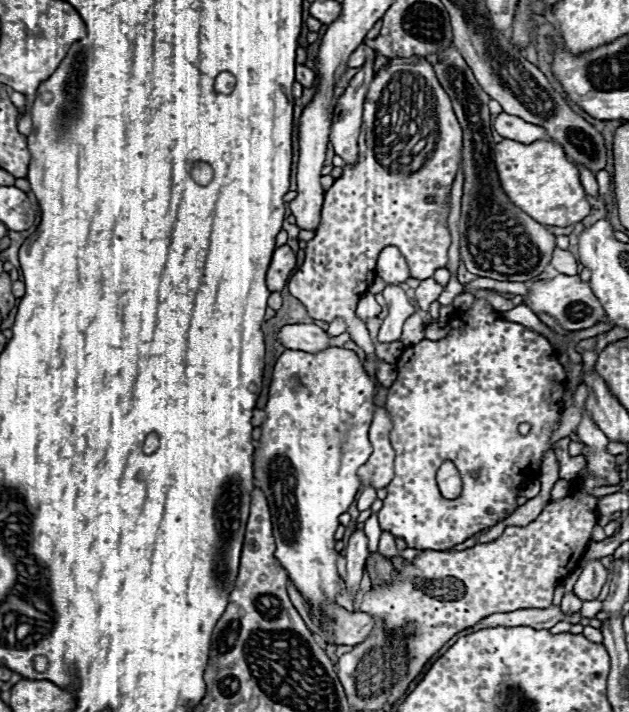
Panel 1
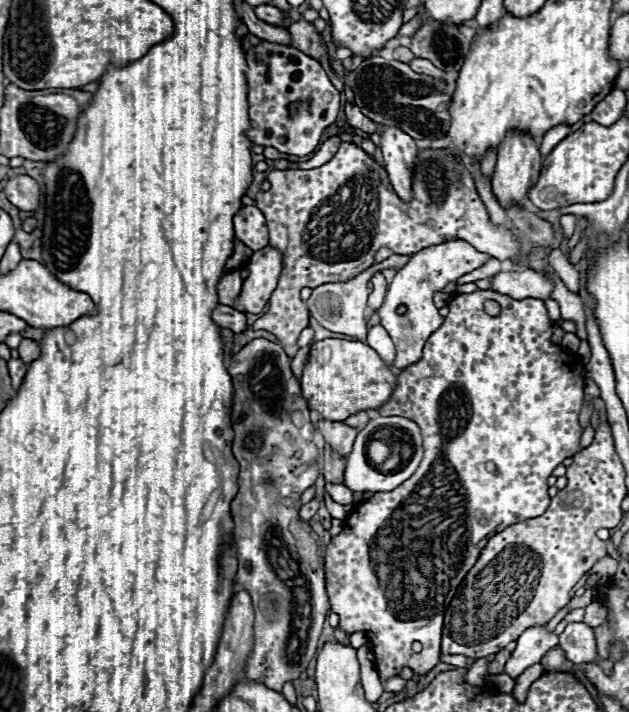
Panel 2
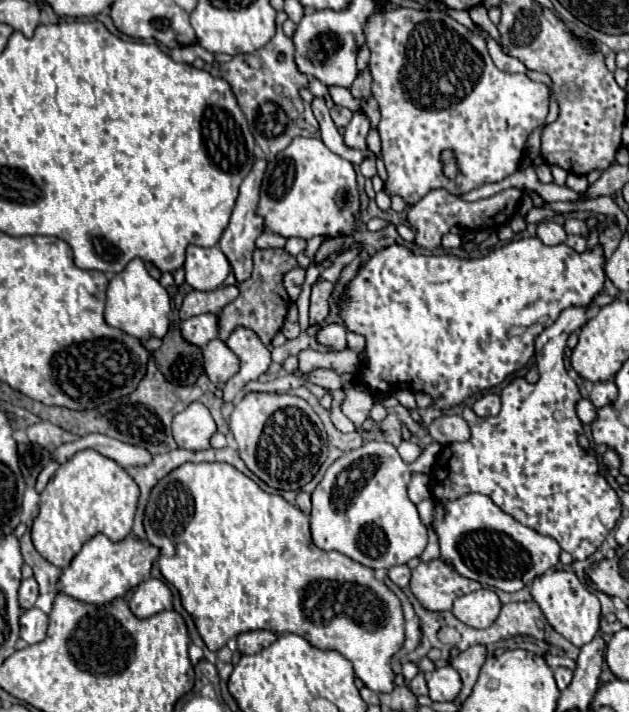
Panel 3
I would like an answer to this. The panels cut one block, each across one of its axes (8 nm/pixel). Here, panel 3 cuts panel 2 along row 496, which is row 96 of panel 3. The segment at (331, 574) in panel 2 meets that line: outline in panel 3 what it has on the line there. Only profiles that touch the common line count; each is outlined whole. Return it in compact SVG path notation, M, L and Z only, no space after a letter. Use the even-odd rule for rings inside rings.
M394 8L390 12L372 14L368 16L368 24L364 24L364 36L370 48L370 92L380 110L378 132L388 172L384 182L384 192L388 196L400 196L412 206L430 190L444 188L454 196L462 196L482 184L502 182L518 170L526 138L542 126L548 116L550 90L546 84L532 82L526 74L498 70L488 54L484 38L438 10ZM444 150L450 150L456 158L458 174L454 180L444 176L440 158Z

